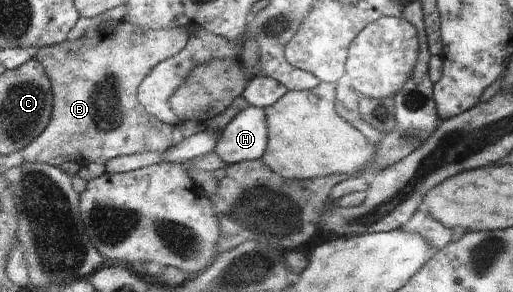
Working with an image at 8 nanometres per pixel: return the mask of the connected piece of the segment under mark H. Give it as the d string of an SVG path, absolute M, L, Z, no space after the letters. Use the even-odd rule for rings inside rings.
M249 106L229 121L216 141L214 152L227 164L261 160L268 146L265 110Z

